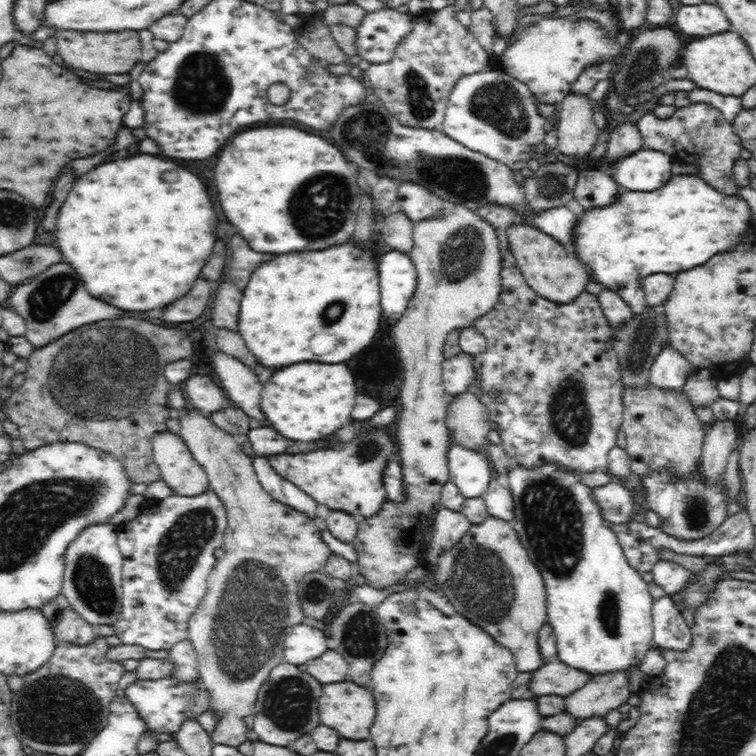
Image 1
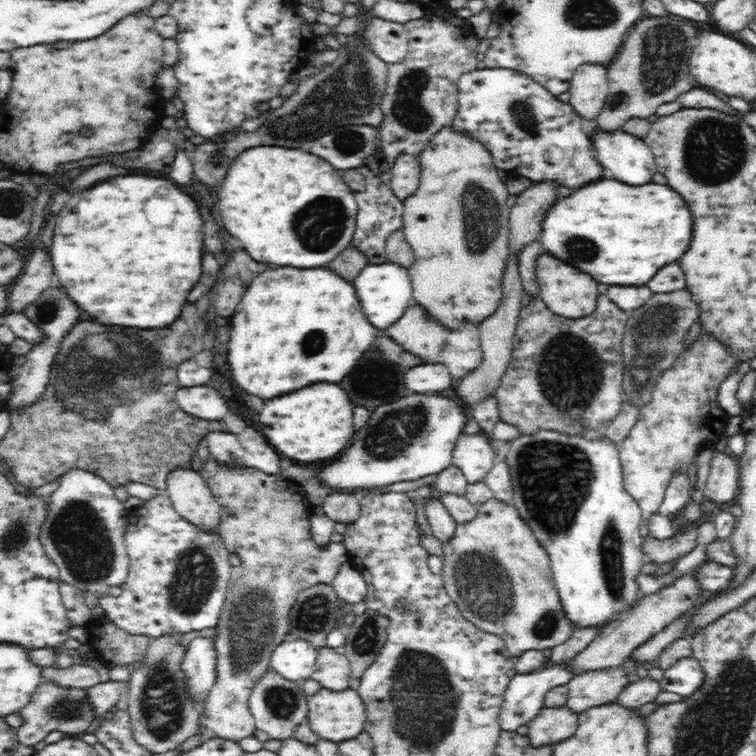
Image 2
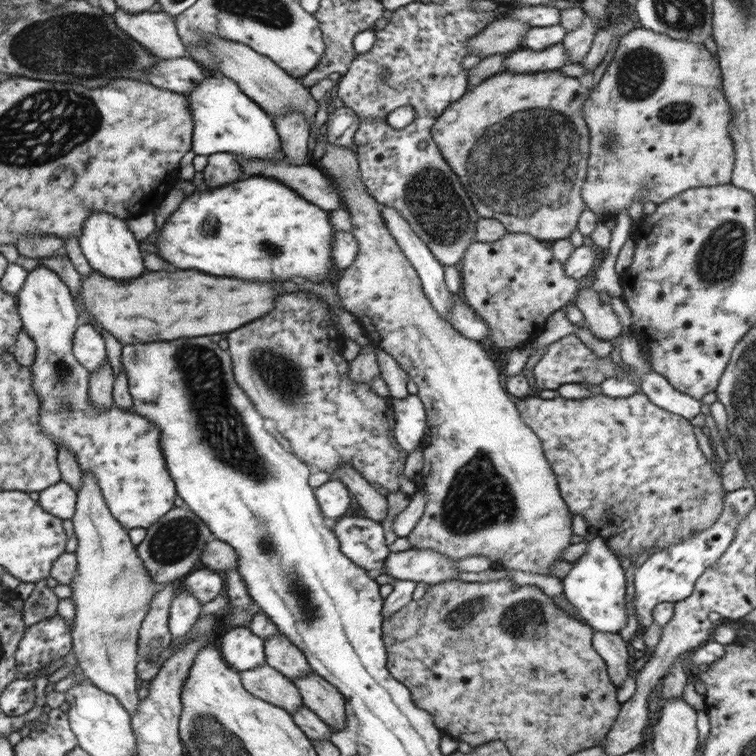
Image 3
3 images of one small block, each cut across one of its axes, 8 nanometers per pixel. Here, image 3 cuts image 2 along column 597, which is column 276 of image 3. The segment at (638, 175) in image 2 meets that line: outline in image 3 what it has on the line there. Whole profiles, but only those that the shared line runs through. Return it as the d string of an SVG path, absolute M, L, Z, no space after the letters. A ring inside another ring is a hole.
M207 74L195 90L187 95L187 106L194 116L192 152L196 155L230 153L259 160L285 160L272 118L248 98L234 79L222 75L211 77Z

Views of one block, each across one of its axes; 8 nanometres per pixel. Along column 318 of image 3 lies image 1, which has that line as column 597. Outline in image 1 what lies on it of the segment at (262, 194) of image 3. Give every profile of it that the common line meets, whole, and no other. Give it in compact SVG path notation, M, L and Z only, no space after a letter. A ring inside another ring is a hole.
M674 174L660 190L622 190L618 196L608 208L585 210L575 227L572 244L577 257L587 265L591 280L617 292L634 315L642 314L648 305L642 278L700 266L716 254L734 250L755 225L743 197L724 196L712 186L706 186L696 174Z

